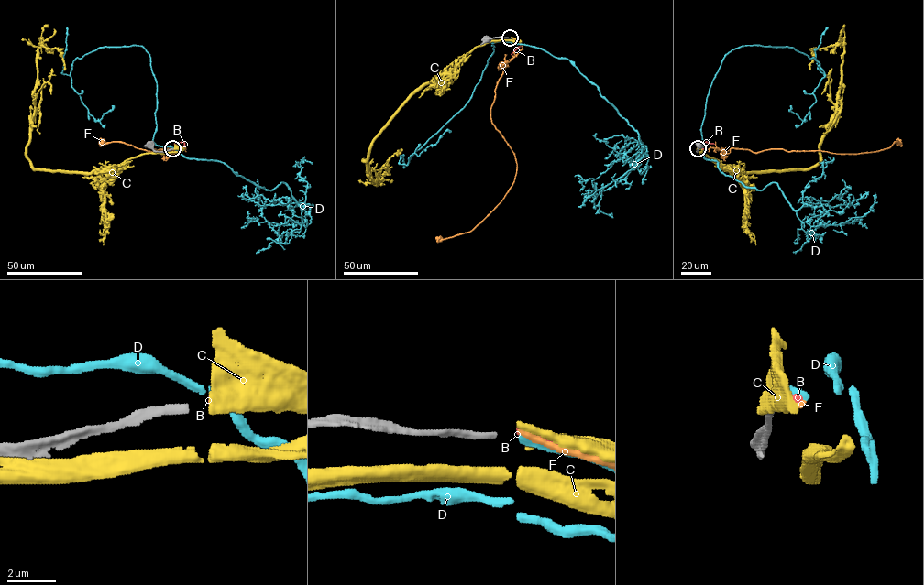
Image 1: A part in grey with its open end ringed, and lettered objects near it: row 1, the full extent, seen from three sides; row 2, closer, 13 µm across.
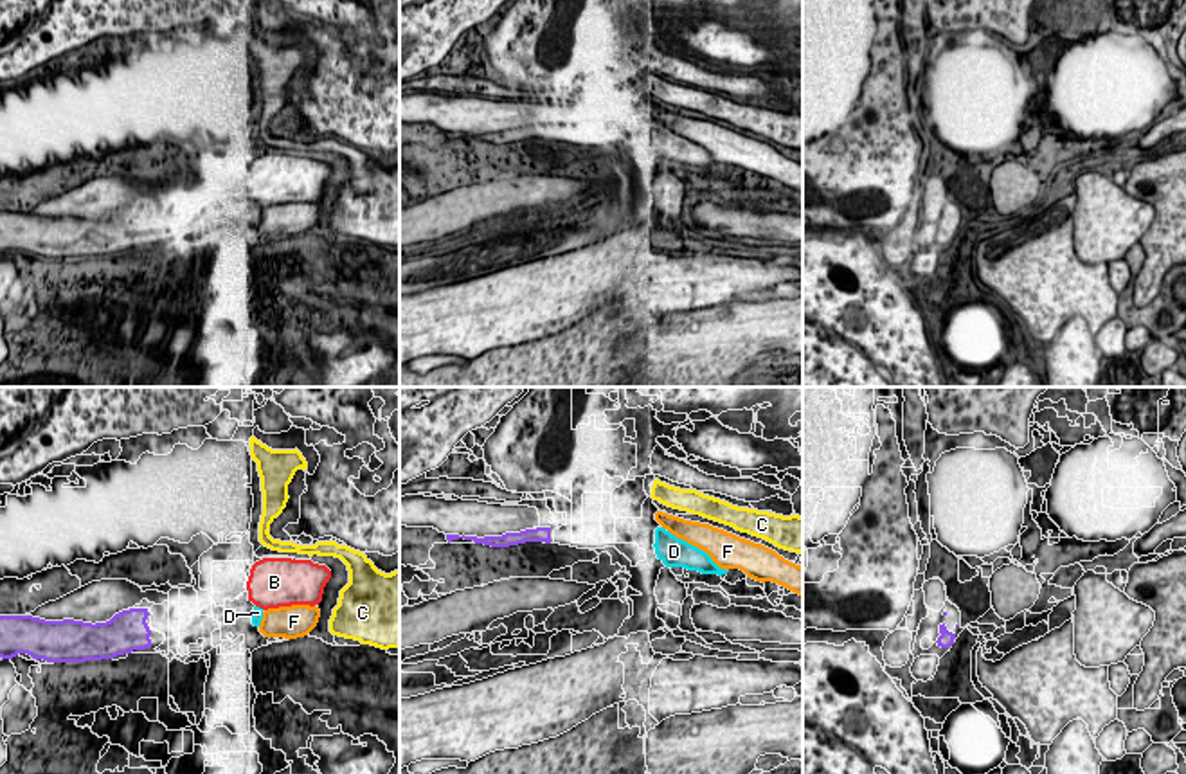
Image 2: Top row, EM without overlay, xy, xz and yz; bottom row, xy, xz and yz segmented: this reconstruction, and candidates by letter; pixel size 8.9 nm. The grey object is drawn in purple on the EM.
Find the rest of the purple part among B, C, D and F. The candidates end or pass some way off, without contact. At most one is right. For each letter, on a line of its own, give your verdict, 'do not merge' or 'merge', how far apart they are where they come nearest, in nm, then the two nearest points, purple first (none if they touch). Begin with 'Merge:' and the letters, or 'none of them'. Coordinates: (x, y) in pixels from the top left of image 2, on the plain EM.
Merge: D
B: do not merge; gap 900 nm; span xy (148, 209), (249, 197)
C: do not merge; gap 950 nm; span xz (549, 125), (650, 92)
D: merge; gap 900 nm; span xy (150, 227), (252, 220)
F: do not merge; gap 950 nm; span xz (549, 125), (655, 116)

